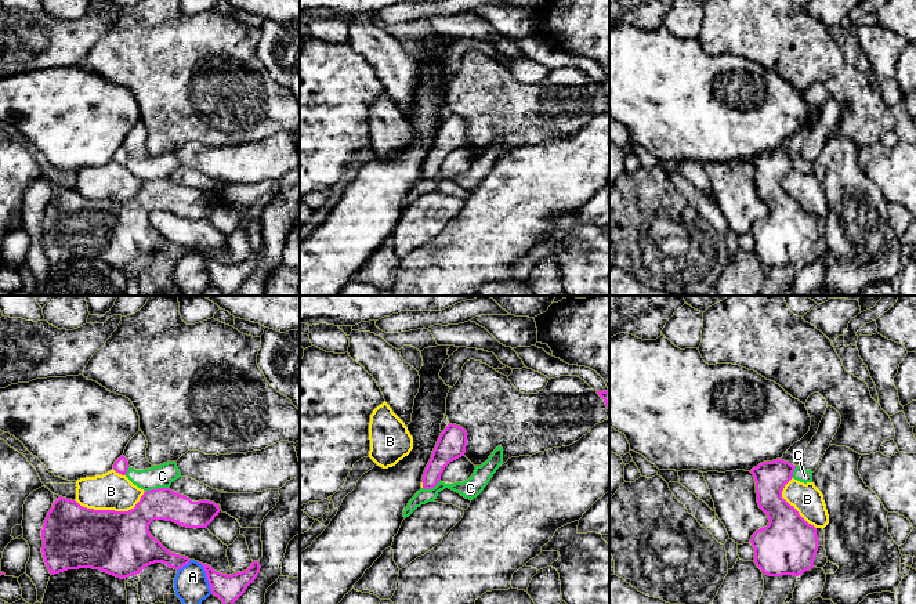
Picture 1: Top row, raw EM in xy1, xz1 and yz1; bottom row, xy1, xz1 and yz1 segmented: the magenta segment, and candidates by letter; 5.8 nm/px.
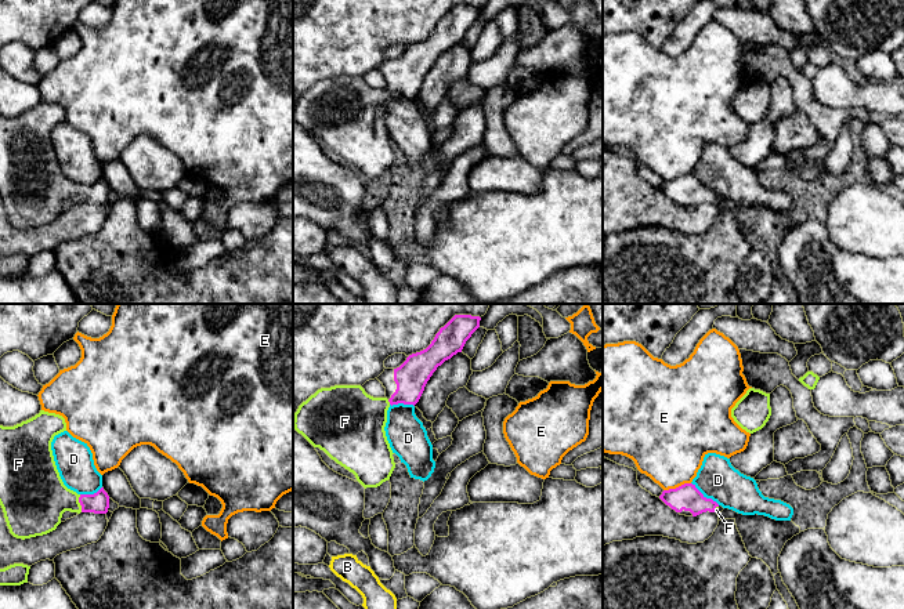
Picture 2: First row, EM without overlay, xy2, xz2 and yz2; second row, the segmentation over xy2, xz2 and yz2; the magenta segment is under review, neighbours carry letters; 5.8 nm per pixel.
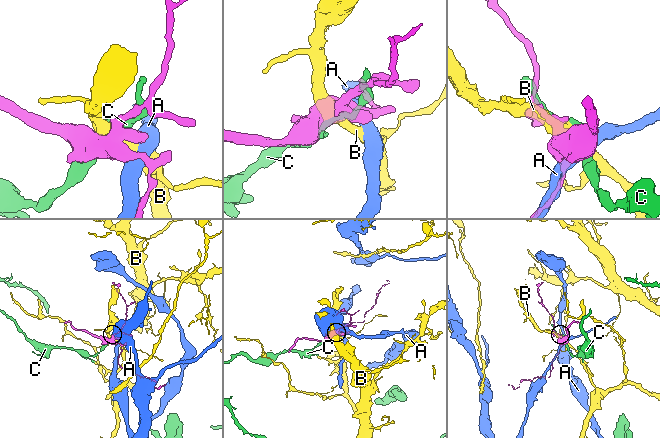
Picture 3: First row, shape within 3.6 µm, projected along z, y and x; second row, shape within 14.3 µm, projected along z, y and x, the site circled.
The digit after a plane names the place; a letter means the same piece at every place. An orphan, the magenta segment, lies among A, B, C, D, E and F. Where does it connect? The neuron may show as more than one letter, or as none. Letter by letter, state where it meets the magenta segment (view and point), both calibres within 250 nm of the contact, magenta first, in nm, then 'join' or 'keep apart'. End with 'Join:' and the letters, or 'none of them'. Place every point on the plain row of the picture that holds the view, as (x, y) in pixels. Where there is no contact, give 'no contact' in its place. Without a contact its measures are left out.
A: meets magenta in xy1 at (206, 266); 160 nm thick on the magenta side, 200 nm on the other; keep apart
B: meets magenta in xy1 at (112, 201); 380 nm thick on the magenta side, 220 nm on the other; keep apart
C: meets magenta in xy1 at (156, 180); 190 nm thick on the magenta side, 130 nm on the other; keep apart
D: meets magenta in yz2 at (705, 188); 150 nm thick on the magenta side, 240 nm on the other; keep apart
E: meets magenta in yz2 at (676, 178); 150 nm thick on the magenta side, 420 nm on the other; keep apart
F: meets magenta in xy2 at (79, 192); 130 nm thick on the magenta side, 360 nm on the other; join
Join: F

